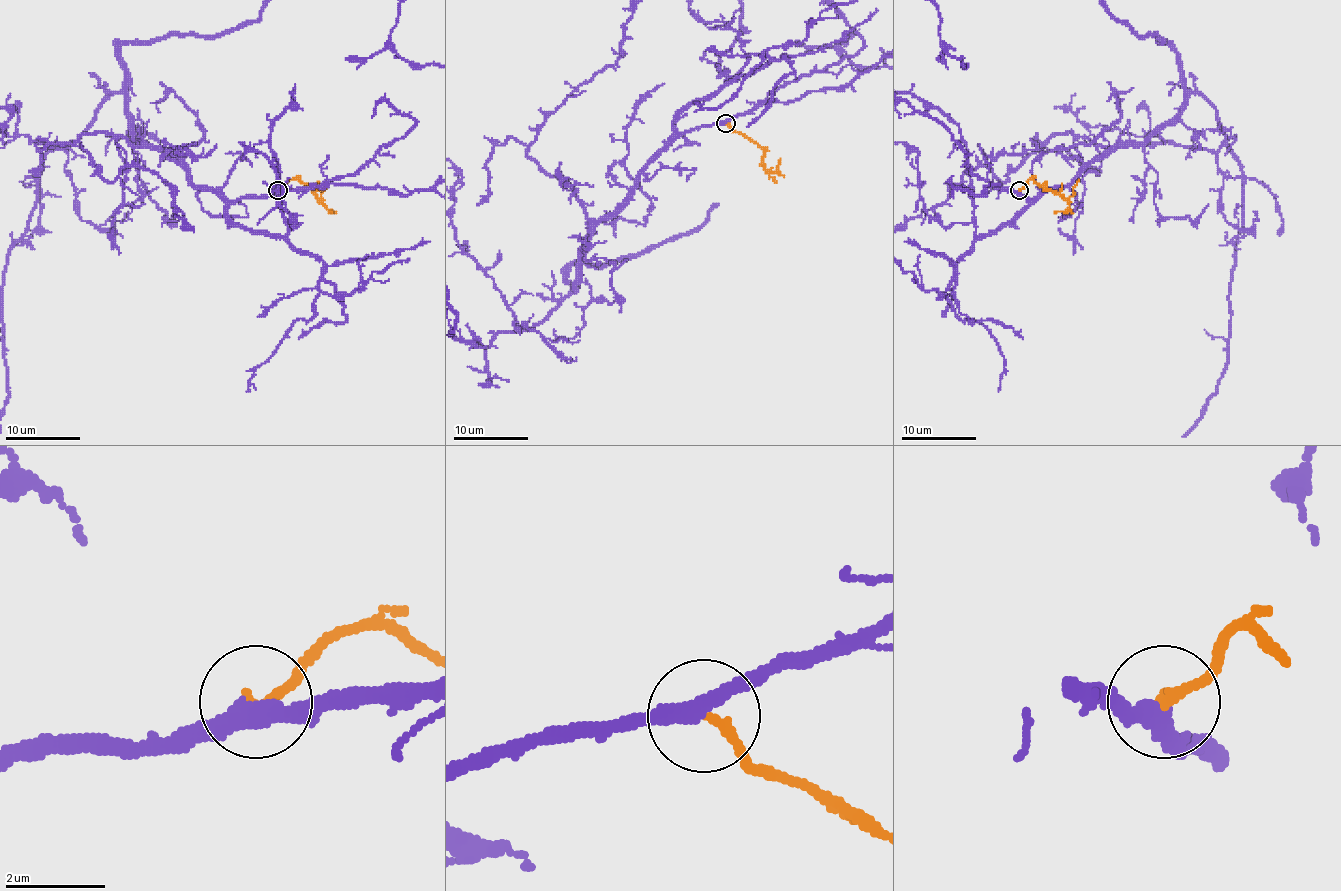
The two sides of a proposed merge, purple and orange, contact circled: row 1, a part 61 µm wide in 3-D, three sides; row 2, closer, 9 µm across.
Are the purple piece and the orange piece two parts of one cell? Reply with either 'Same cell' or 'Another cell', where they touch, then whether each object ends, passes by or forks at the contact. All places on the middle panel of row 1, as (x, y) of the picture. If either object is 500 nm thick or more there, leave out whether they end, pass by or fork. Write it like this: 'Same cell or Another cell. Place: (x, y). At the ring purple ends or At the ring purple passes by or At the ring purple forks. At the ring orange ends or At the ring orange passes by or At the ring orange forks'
Same cell. Place: (725, 123). At the ring purple passes by. At the ring orange ends

